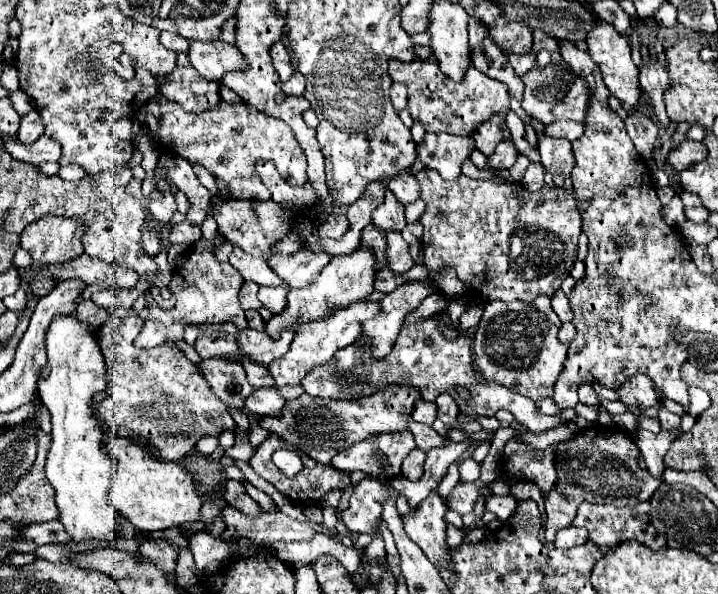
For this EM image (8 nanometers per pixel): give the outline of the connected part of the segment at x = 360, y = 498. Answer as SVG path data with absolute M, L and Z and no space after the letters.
M364 478L358 482L350 498L350 506L340 516L352 532L370 534L374 538L382 522L382 506L388 500L390 492L382 482L372 482L370 478Z

